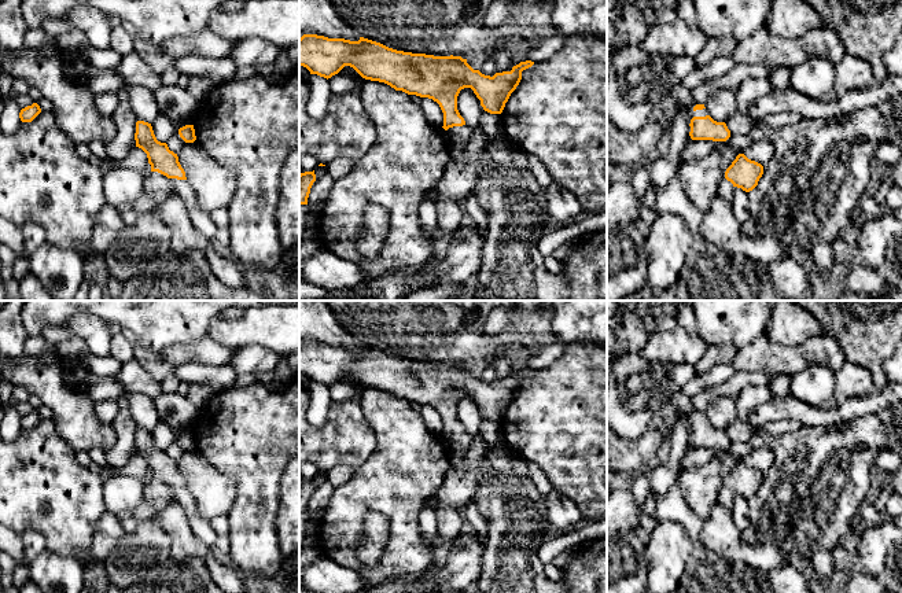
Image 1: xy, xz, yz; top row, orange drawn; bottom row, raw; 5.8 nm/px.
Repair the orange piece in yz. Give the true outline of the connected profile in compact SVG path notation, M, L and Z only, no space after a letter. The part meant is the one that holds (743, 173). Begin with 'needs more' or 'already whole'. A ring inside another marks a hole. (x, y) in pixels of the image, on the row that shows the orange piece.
already whole | M739 154L732 165L725 172L725 178L733 187L741 188L745 192L752 191L763 174L763 166L748 159L744 154Z

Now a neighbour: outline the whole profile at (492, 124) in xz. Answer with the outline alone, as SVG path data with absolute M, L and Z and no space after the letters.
M483 110L479 125L483 129L487 139L502 136L504 133L501 114L490 114Z

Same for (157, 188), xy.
M158 172L146 176L140 196L132 203L130 209L137 214L152 213L158 205L174 194L169 178Z

